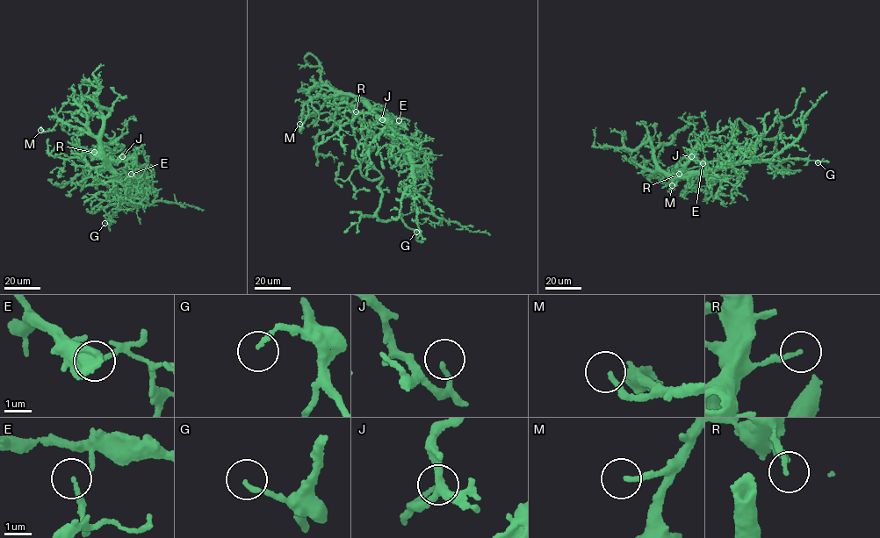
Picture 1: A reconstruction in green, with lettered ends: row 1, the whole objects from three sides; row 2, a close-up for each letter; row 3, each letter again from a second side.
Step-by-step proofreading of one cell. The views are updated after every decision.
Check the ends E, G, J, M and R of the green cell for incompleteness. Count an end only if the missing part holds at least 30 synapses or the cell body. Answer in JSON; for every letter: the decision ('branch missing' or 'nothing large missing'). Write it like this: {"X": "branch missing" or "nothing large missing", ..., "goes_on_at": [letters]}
{"E": "nothing large missing", "G": "nothing large missing", "J": "nothing large missing", "M": "nothing large missing", "R": "nothing large missing", "goes_on_at": []}

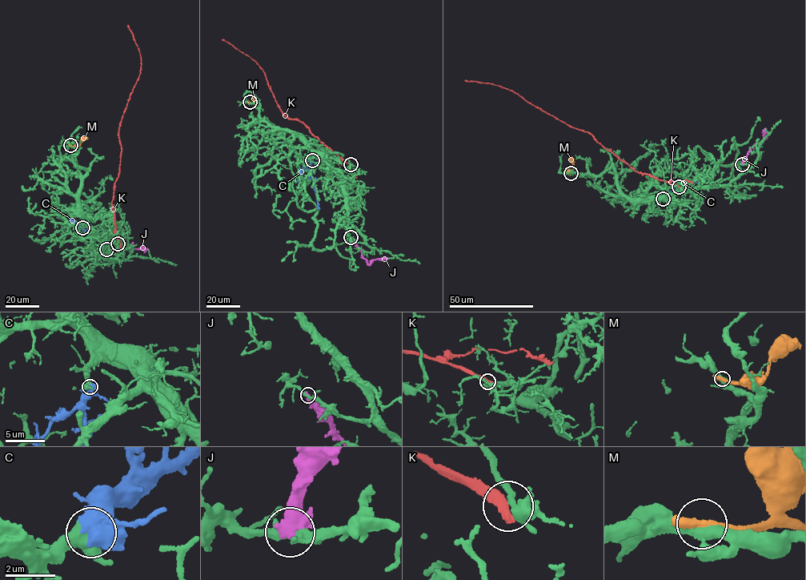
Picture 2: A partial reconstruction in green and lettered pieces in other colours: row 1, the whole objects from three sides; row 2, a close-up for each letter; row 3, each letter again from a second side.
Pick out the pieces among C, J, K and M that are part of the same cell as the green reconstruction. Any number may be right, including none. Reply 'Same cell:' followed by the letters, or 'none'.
Same cell: C

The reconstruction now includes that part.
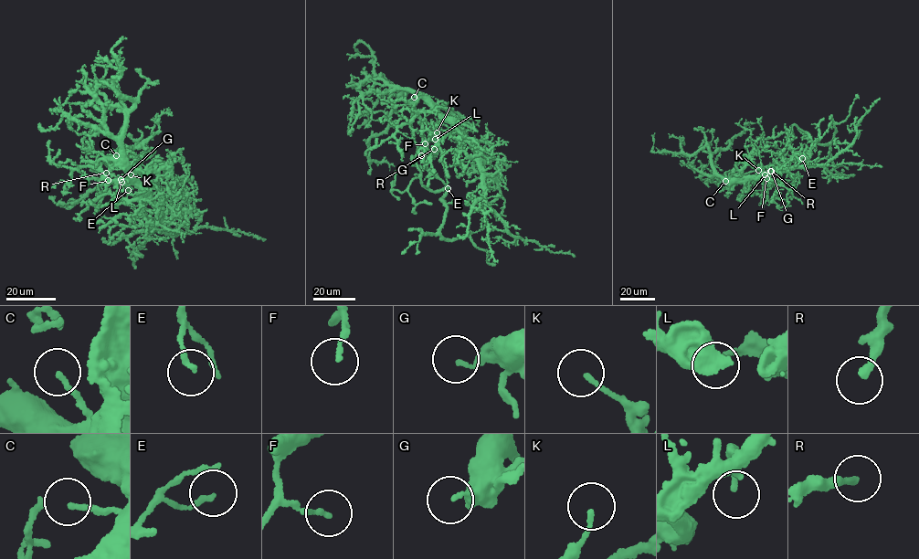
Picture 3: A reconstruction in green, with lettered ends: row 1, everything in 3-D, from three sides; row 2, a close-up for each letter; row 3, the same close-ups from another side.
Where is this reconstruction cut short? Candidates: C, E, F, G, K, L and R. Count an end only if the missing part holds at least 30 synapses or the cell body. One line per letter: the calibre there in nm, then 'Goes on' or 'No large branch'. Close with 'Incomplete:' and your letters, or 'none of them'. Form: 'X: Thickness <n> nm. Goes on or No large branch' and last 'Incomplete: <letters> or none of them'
C: Thickness 100 nm. Goes on
E: Thickness 130 nm. No large branch
F: Thickness 120 nm. No large branch
G: Thickness 140 nm. No large branch
K: Thickness 130 nm. No large branch
L: Thickness 150 nm. No large branch
R: Thickness 200 nm. No large branch
Incomplete: C

